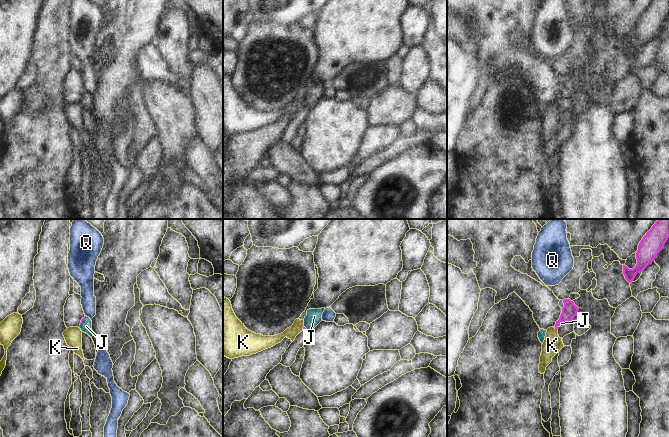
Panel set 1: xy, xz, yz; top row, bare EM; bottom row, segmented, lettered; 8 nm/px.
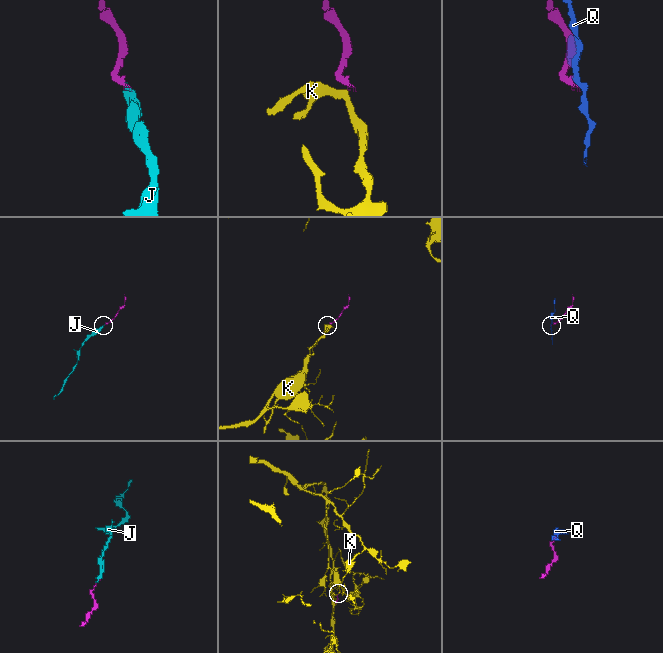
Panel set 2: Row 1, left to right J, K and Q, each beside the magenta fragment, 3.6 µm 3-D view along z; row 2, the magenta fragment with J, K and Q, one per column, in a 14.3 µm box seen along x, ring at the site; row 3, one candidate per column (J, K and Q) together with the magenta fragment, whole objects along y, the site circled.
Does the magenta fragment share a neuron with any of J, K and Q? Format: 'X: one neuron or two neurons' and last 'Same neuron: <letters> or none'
J: one neuron
K: two neurons
Q: two neurons
Same neuron: J

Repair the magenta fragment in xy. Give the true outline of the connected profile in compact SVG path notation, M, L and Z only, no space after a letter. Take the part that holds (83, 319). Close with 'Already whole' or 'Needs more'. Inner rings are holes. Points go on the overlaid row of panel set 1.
M85 316L84 318L82 318L79 328L82 332L88 334L92 338L92 321L89 317Z. Needs more.

